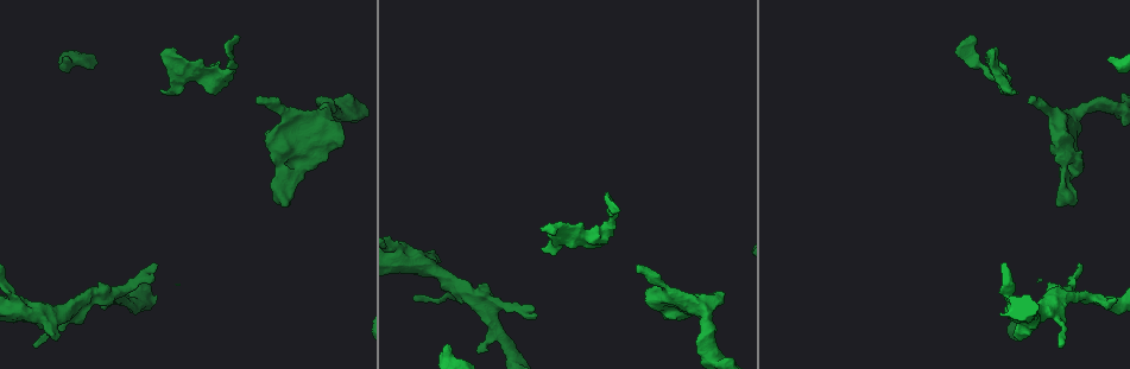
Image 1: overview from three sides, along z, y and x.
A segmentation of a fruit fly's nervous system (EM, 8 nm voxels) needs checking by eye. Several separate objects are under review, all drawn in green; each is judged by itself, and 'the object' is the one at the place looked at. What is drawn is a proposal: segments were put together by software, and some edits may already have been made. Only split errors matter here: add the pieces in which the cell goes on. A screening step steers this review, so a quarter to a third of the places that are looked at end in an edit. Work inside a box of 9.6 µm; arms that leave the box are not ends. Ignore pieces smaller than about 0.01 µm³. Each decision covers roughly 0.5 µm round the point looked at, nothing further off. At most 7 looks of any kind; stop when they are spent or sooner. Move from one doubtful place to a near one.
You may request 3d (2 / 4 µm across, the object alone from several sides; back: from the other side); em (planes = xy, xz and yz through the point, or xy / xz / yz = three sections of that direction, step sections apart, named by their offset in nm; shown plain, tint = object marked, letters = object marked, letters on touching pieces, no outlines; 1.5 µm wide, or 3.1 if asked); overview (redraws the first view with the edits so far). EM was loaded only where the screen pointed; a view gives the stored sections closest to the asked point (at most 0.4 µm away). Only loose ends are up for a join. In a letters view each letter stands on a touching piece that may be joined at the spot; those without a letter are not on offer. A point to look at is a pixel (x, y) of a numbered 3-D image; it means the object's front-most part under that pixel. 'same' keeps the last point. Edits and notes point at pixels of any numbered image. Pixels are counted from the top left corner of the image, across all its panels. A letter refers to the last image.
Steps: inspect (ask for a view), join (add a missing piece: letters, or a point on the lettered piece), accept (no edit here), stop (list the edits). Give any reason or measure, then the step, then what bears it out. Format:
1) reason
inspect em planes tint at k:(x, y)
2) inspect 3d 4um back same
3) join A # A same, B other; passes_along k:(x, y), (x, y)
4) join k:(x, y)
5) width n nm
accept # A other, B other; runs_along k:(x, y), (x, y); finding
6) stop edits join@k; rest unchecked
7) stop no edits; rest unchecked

free end
inspect 3d 2um at 1:(1011, 89)

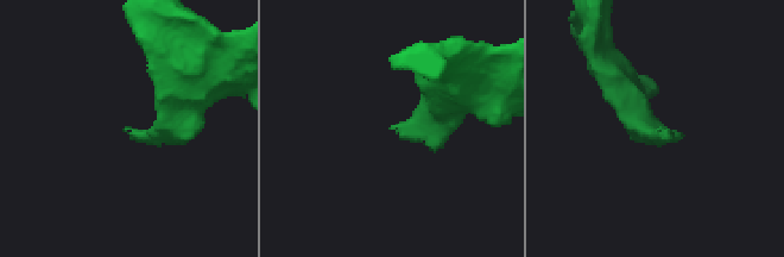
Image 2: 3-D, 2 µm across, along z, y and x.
shape alone is not enough
inspect em xz step 4 letters at 2:(661, 130)

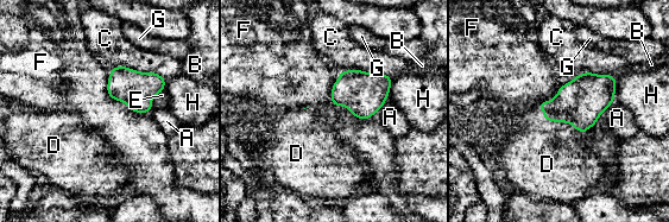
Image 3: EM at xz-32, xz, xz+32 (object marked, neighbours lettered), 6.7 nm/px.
width 170 nm
join D # A other, B other, C other, D same, E other, F other, G other, H other; passes_along 3:(578, 102), (543, 113), (534, 148); the cell continues

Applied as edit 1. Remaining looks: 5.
see it whole again
inspect overview

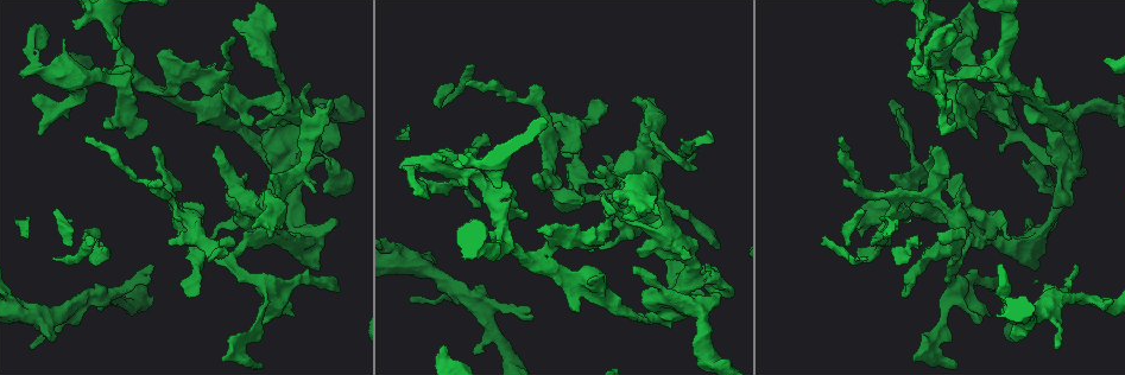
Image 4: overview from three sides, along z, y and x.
thin end
inspect 3d 4um at 4:(152, 266)

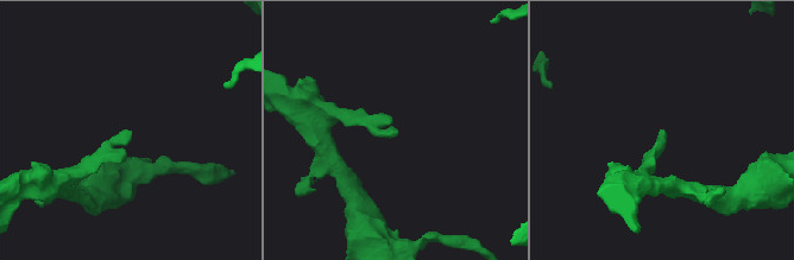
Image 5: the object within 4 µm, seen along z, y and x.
need the tissue
inspect em xz step 8 letters at 5:(395, 132)

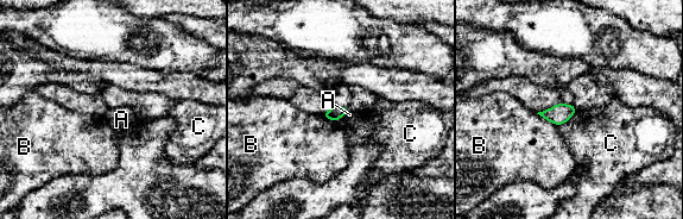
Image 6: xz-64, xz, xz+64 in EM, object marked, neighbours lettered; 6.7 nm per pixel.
accept # A other, B other, C other; border 6:(576, 110), (565, 121), (558, 125); no lettered piece goes on from it

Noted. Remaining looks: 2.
stop edits join@3; rest unchecked

